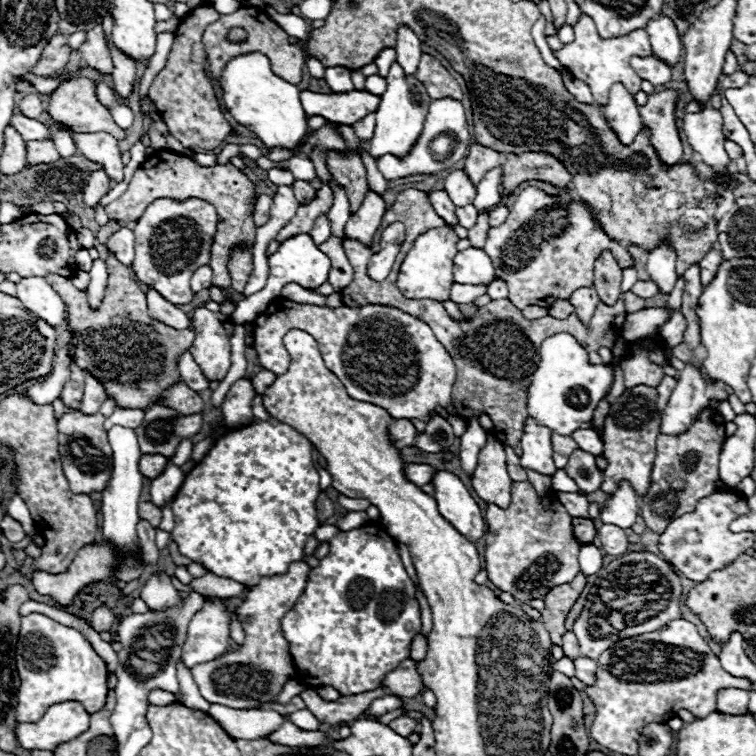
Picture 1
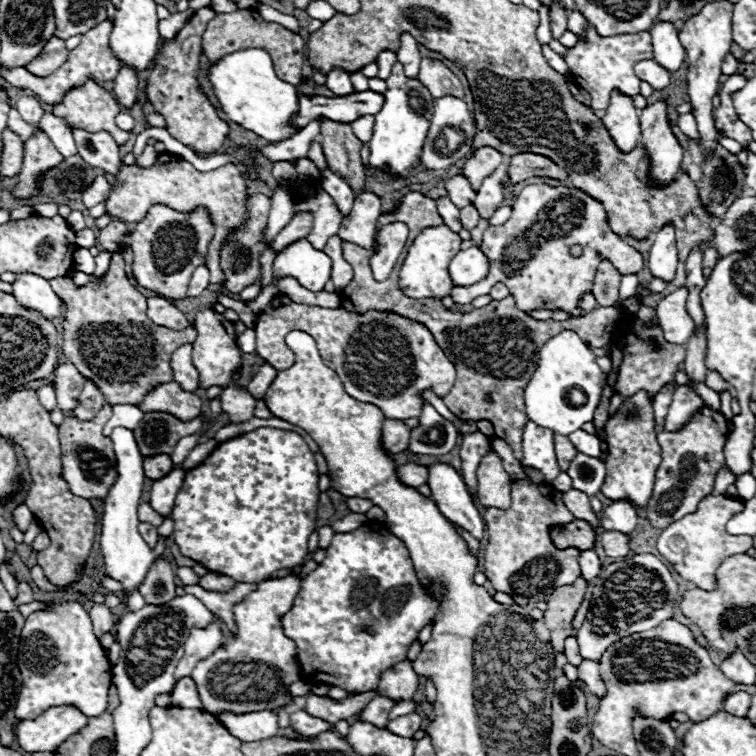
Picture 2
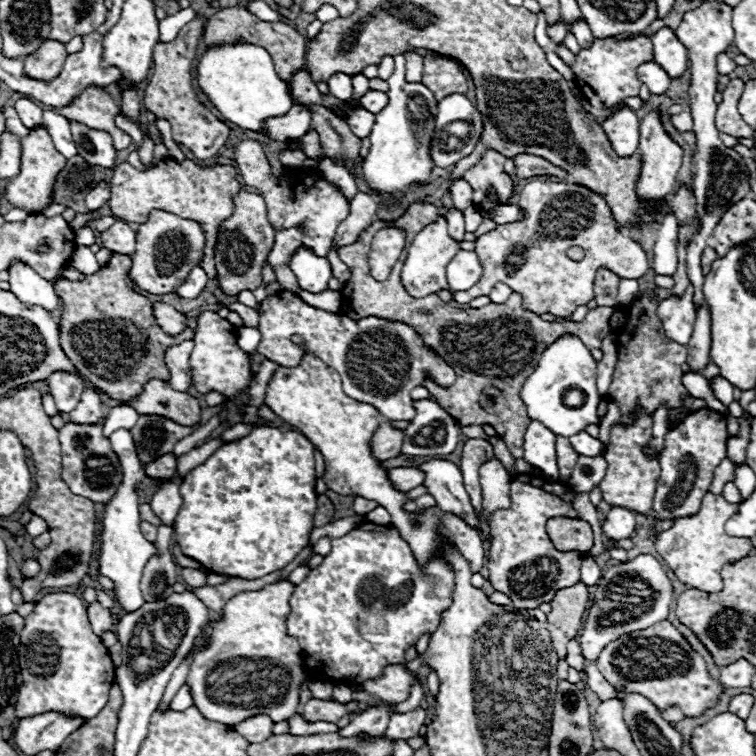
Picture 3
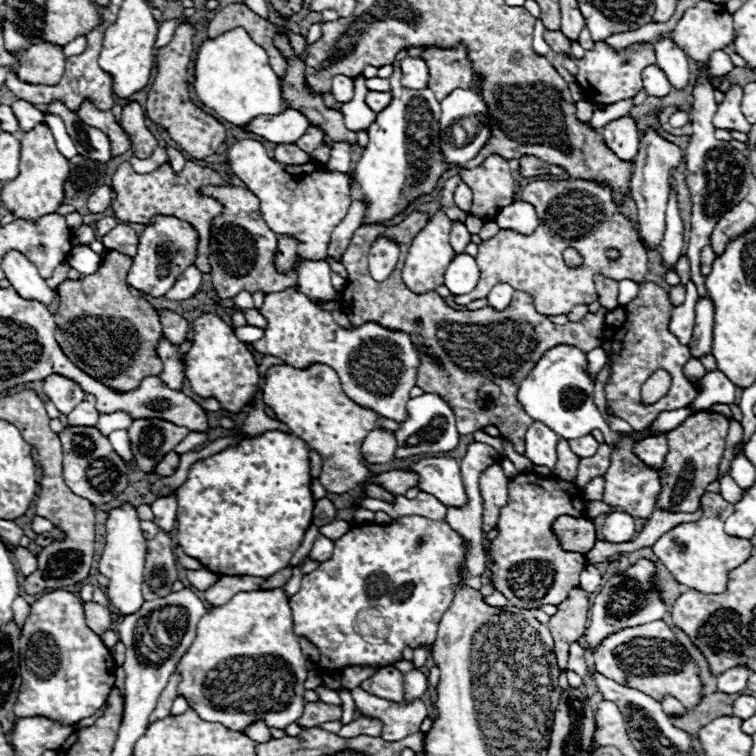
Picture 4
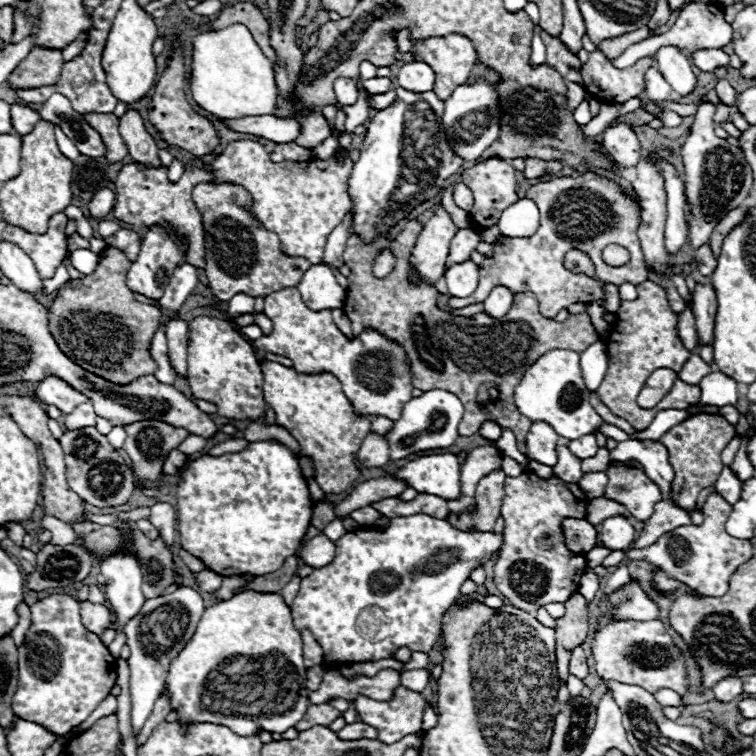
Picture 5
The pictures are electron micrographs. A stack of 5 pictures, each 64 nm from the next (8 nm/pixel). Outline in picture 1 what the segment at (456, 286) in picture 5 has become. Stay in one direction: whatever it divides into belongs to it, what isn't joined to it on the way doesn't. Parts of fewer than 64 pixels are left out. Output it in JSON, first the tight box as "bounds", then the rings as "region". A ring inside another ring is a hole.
{"bounds":[454,248,494,284],"region":[[[466,248],[454,256],[454,282],[458,284],[490,284],[494,266],[490,256],[480,248]]]}

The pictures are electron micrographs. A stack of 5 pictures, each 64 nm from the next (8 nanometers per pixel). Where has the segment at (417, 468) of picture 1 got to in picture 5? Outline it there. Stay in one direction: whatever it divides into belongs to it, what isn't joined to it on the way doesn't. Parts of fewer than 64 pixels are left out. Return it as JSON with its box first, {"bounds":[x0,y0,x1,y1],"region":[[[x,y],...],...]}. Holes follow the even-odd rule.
{"bounds":[334,476,408,518],"region":[[[392,476],[368,480],[368,482],[364,482],[364,484],[358,484],[340,504],[336,504],[336,506],[334,506],[334,514],[336,514],[338,518],[348,516],[350,512],[354,512],[354,510],[358,510],[358,508],[370,506],[370,504],[380,502],[380,500],[384,500],[384,498],[398,496],[398,494],[404,492],[406,488],[408,488],[406,482],[396,480],[396,478],[392,478]]]}

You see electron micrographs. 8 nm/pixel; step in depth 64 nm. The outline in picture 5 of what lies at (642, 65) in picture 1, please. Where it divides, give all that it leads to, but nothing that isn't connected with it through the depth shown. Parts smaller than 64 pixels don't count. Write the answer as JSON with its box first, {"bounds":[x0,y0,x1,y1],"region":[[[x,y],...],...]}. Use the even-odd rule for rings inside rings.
{"bounds":[644,68,672,102],"region":[[[648,68],[648,72],[644,74],[644,84],[646,84],[646,92],[644,96],[654,100],[654,102],[662,102],[668,100],[672,94],[670,84],[664,80],[664,76],[660,74],[658,68]]]}

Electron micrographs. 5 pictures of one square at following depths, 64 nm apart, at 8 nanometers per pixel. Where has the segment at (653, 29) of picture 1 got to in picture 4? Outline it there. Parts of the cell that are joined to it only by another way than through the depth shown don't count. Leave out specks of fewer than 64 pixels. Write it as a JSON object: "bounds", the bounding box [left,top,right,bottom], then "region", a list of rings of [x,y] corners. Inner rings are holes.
{"bounds":[654,36,690,90],"region":[[[666,36],[658,38],[658,42],[654,44],[654,52],[656,52],[656,66],[662,68],[662,72],[666,72],[670,84],[678,90],[686,88],[690,82],[690,66],[686,52],[682,52]]]}

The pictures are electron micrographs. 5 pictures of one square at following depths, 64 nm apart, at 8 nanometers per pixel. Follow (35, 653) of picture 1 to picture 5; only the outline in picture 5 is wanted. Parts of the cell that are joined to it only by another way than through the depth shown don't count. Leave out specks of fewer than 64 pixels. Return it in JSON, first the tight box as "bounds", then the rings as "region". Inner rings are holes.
{"bounds":[12,594,116,736],"region":[[[52,594],[30,606],[32,624],[24,644],[18,650],[18,692],[12,700],[12,710],[18,718],[46,726],[46,730],[62,736],[80,726],[96,706],[110,694],[116,684],[116,658],[102,640],[82,626],[80,602],[68,594]]]}

